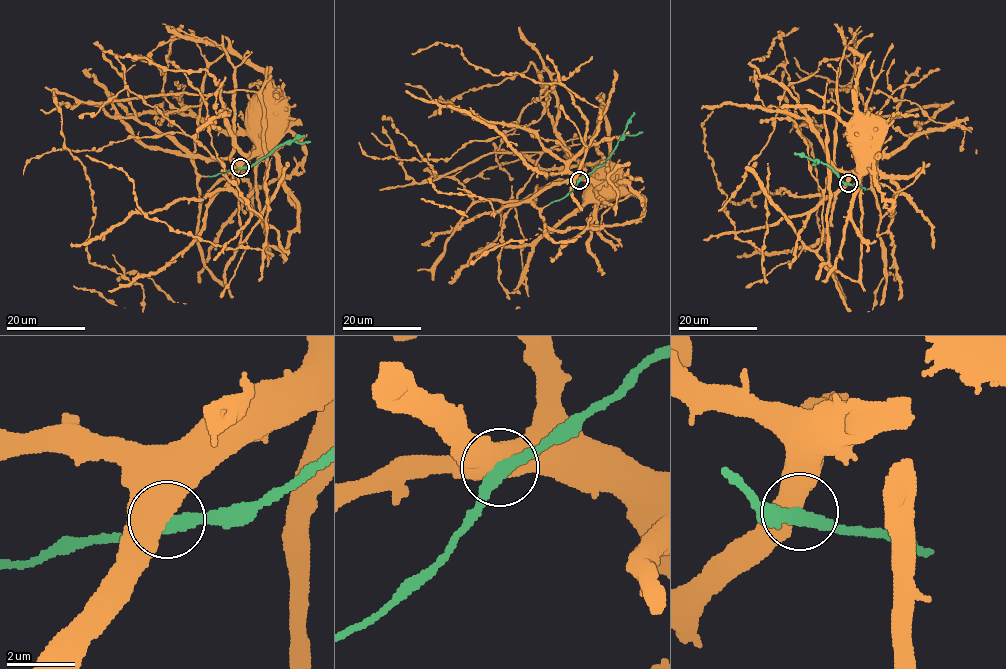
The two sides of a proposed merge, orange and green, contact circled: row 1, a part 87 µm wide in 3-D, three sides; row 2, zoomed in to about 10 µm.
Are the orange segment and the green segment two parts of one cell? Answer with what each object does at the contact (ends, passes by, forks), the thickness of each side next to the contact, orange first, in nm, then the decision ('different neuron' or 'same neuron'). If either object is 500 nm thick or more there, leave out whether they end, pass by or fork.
600 nm thick on the orange side, 360 nm on the other; same neuron

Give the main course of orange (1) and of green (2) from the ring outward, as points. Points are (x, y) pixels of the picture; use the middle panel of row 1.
1: (578, 180), (588, 180), (605, 195), (614, 177)
2: (579, 180), (602, 165), (633, 112)

